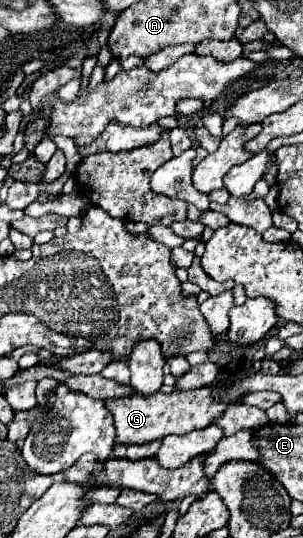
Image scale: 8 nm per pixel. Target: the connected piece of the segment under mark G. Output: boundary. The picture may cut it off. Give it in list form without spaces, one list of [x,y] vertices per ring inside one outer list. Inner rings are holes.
[[[200,387],[194,391],[174,391],[170,395],[154,393],[150,397],[130,395],[120,399],[106,399],[104,401],[108,411],[114,415],[116,425],[116,445],[138,445],[148,443],[154,439],[162,439],[166,435],[182,435],[192,429],[202,429],[212,423],[216,415],[220,415],[226,407],[224,401],[212,397],[212,387]]]

